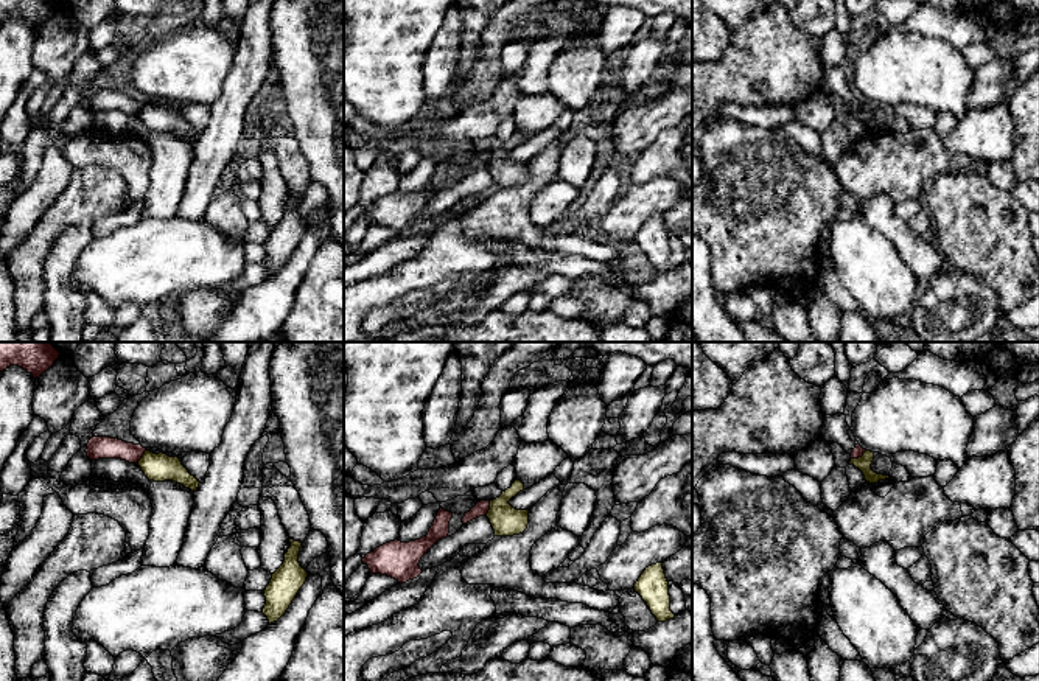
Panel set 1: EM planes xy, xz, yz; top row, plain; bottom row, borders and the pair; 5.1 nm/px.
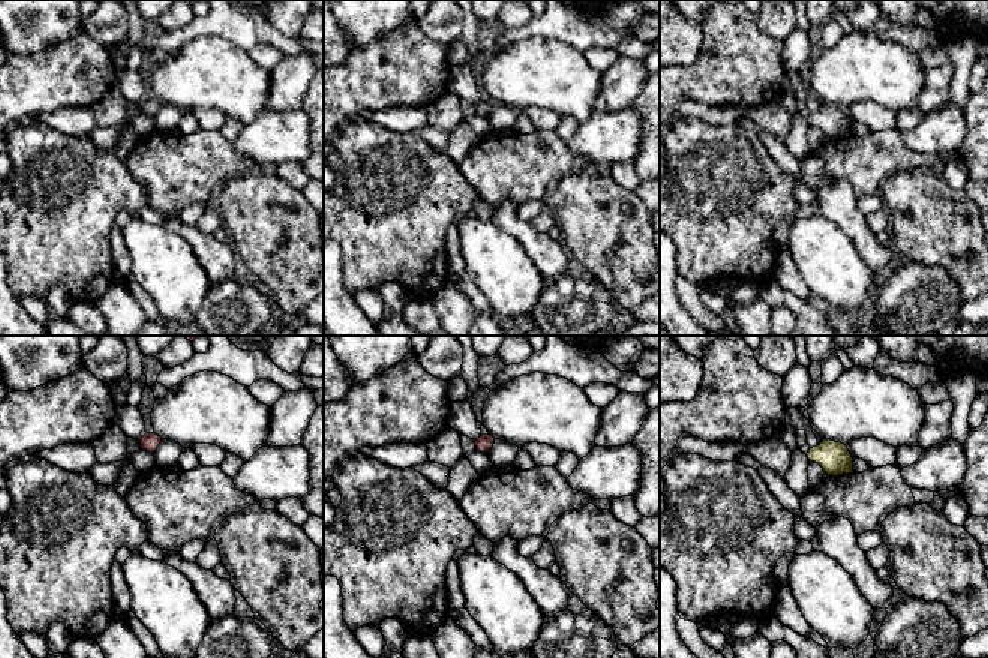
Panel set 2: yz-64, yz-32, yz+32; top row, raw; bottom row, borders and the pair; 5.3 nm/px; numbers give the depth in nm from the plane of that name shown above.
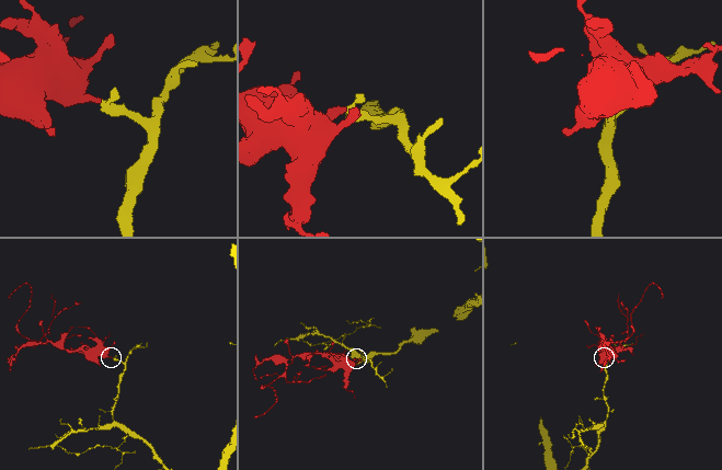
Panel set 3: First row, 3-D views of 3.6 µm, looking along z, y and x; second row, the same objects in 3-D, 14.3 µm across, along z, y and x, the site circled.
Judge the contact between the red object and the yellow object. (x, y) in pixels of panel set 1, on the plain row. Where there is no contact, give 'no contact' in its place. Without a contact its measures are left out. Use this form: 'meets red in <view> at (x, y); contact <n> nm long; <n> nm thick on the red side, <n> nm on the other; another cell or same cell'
meets red in xz at (489, 160); contact 80 nm long; 80 nm thick on the red side, 160 nm on the other; another cell

